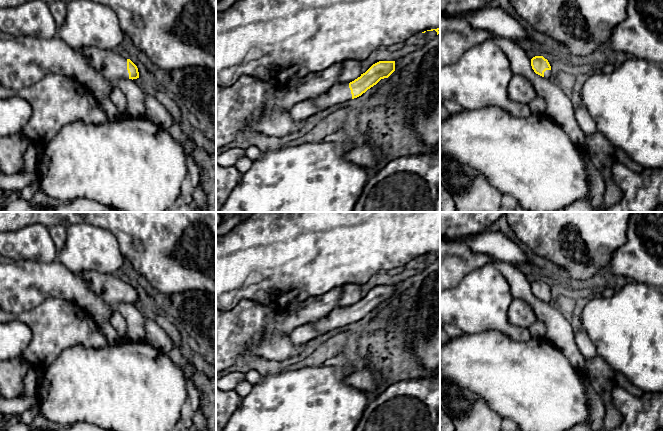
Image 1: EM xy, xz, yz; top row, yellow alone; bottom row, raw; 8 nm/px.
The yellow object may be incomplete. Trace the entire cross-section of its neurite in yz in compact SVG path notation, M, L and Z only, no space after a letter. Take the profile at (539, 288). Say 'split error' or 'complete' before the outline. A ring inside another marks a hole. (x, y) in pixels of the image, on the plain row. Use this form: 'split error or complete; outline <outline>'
split error; outline M544 280L533 281L531 283L531 290L536 298L549 303L551 299L551 290Z

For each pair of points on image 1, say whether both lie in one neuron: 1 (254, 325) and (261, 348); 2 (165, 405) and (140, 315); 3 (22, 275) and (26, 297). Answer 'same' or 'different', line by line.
1: different
2: different
3: same

